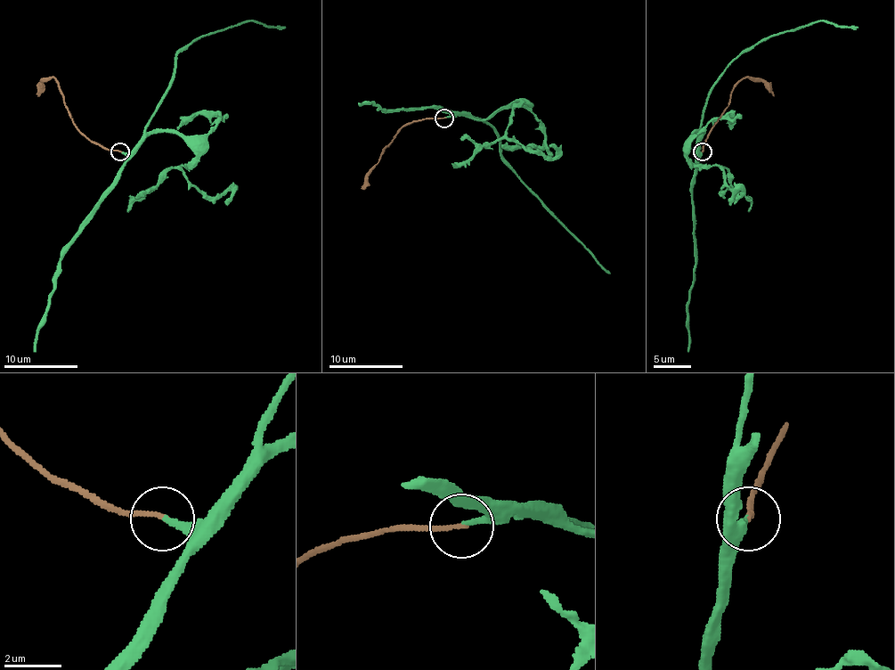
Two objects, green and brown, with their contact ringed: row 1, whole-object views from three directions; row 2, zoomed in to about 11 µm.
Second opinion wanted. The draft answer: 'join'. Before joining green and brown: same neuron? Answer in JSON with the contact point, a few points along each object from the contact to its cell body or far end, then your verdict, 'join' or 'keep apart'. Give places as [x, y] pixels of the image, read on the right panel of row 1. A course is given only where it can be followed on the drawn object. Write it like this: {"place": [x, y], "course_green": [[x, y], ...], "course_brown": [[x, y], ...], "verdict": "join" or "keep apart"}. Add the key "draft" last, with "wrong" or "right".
{"place": [703, 151], "course_green": [[703, 151], [699, 127], [706, 97], [718, 77], [742, 53], [762, 40], [817, 21], [858, 27]], "course_brown": [[703, 151], [706, 134], [728, 105], [730, 92], [740, 81], [754, 77], [773, 95]], "verdict": "join", "draft": "right"}

